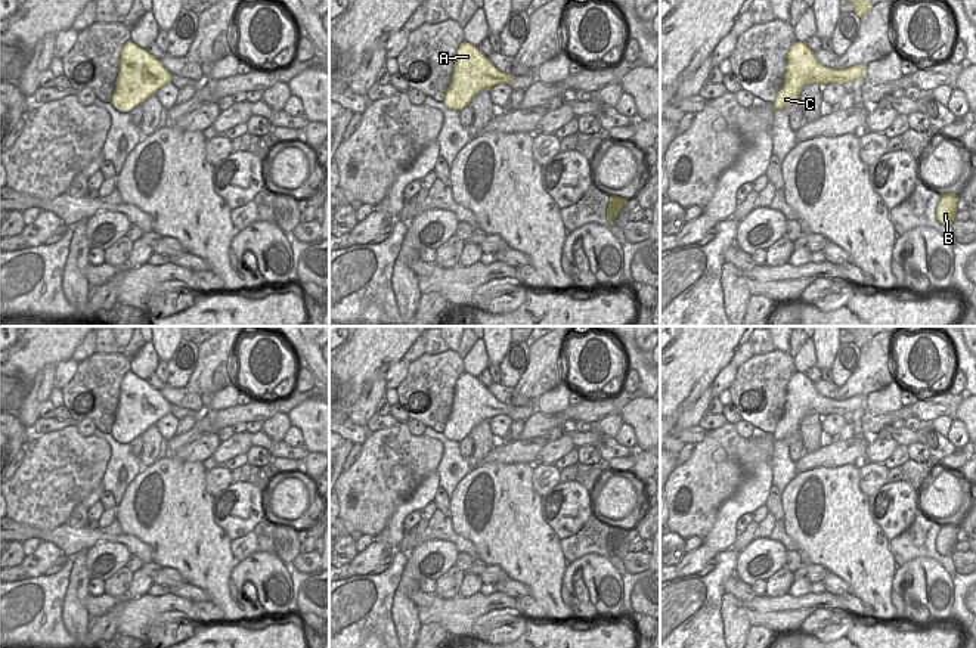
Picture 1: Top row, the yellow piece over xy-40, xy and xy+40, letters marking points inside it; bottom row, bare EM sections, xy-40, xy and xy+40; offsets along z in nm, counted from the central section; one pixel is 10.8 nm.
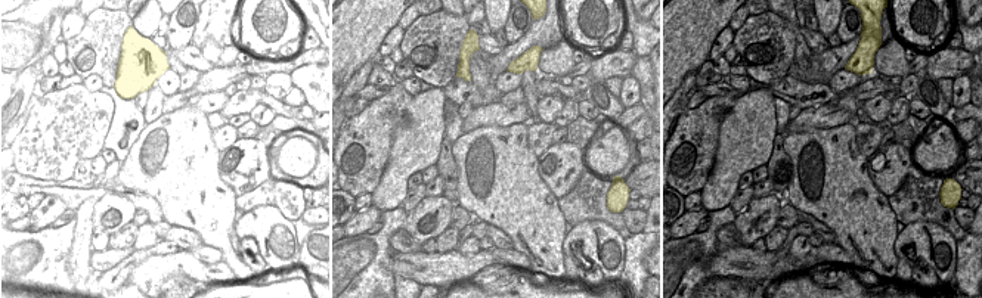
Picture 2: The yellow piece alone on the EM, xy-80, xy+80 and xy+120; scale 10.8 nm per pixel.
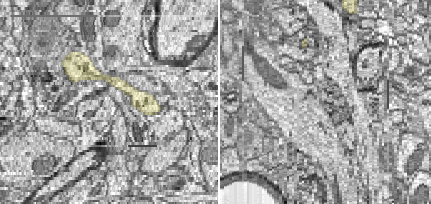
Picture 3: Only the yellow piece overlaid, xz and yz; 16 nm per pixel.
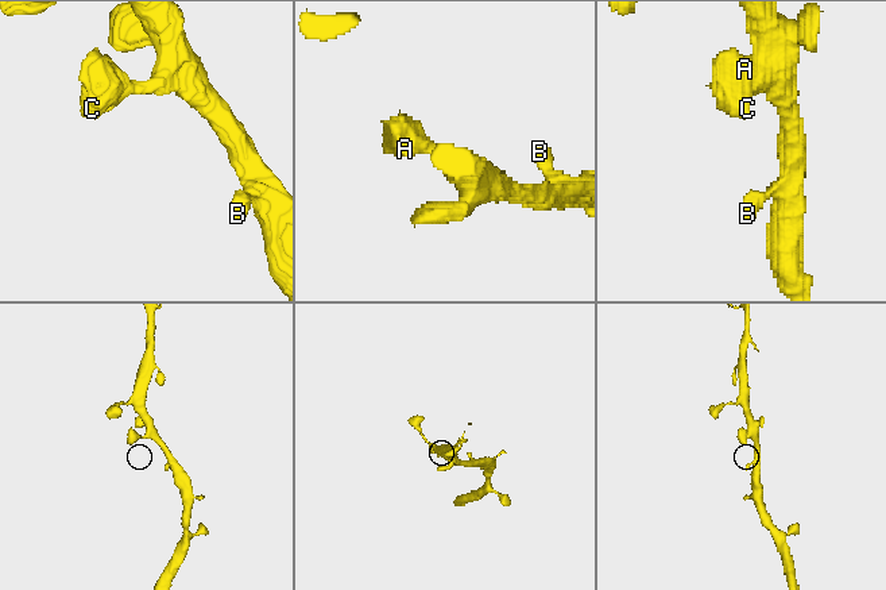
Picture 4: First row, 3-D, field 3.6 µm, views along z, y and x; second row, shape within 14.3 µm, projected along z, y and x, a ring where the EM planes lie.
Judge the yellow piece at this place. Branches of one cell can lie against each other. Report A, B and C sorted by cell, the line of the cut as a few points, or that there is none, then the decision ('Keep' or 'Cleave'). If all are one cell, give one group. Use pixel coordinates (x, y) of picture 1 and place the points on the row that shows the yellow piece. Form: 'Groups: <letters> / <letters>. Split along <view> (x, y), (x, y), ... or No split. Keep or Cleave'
Groups: A B C. No split. Keep.

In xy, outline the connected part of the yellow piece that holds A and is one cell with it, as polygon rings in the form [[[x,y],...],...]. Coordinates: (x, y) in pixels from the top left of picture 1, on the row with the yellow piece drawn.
[[[464,41],[455,53],[452,81],[443,103],[459,112],[481,90],[490,90],[496,84],[508,84],[514,77],[501,72],[477,46]]]

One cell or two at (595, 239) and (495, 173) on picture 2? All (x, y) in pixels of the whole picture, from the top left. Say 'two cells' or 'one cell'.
two cells

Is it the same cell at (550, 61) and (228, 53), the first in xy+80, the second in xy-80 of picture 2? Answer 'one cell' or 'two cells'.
one cell

